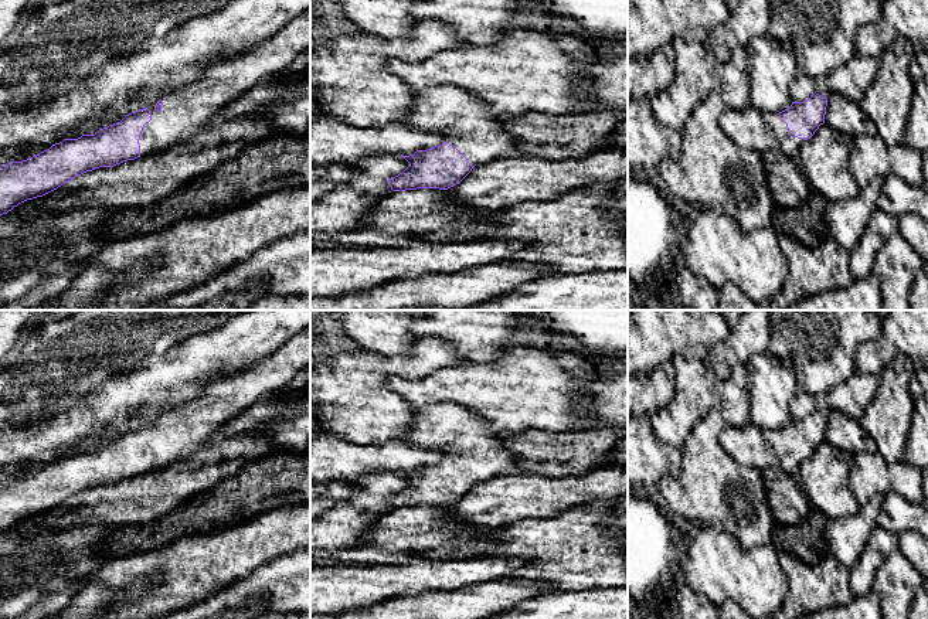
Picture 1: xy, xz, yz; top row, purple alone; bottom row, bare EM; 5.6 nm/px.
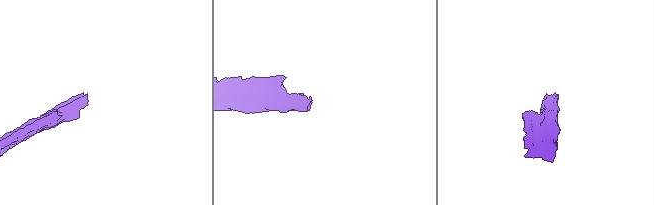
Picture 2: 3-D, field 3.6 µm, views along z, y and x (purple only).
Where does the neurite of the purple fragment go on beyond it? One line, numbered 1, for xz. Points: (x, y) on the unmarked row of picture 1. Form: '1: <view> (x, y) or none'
1: xz (465, 439)

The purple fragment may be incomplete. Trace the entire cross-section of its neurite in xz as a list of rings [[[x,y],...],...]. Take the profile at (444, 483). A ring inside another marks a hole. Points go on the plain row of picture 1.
[[[432,404],[415,409],[415,418],[407,442],[414,446],[438,450],[443,460],[414,472],[401,473],[409,483],[395,494],[387,497],[392,509],[417,506],[448,507],[459,501],[475,483],[497,476],[517,473],[516,460],[503,445],[504,433],[494,432],[489,424],[475,412],[456,404]]]

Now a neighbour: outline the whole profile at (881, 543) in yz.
[[[877,526],[868,538],[859,562],[850,571],[850,591],[854,598],[870,594],[883,561],[898,550],[898,534]]]

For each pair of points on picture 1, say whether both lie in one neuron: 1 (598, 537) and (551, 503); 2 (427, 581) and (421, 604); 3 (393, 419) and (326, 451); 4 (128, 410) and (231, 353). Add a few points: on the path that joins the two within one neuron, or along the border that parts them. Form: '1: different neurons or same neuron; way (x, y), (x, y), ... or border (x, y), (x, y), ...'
1: different neurons; border (595, 503), (574, 506), (551, 517), (530, 519)
2: different neurons; border (458, 591), (422, 591), (415, 595), (391, 598)
3: different neurons; border (325, 434), (350, 442), (380, 441)
4: same neuron; way (153, 387), (180, 376), (206, 359)

